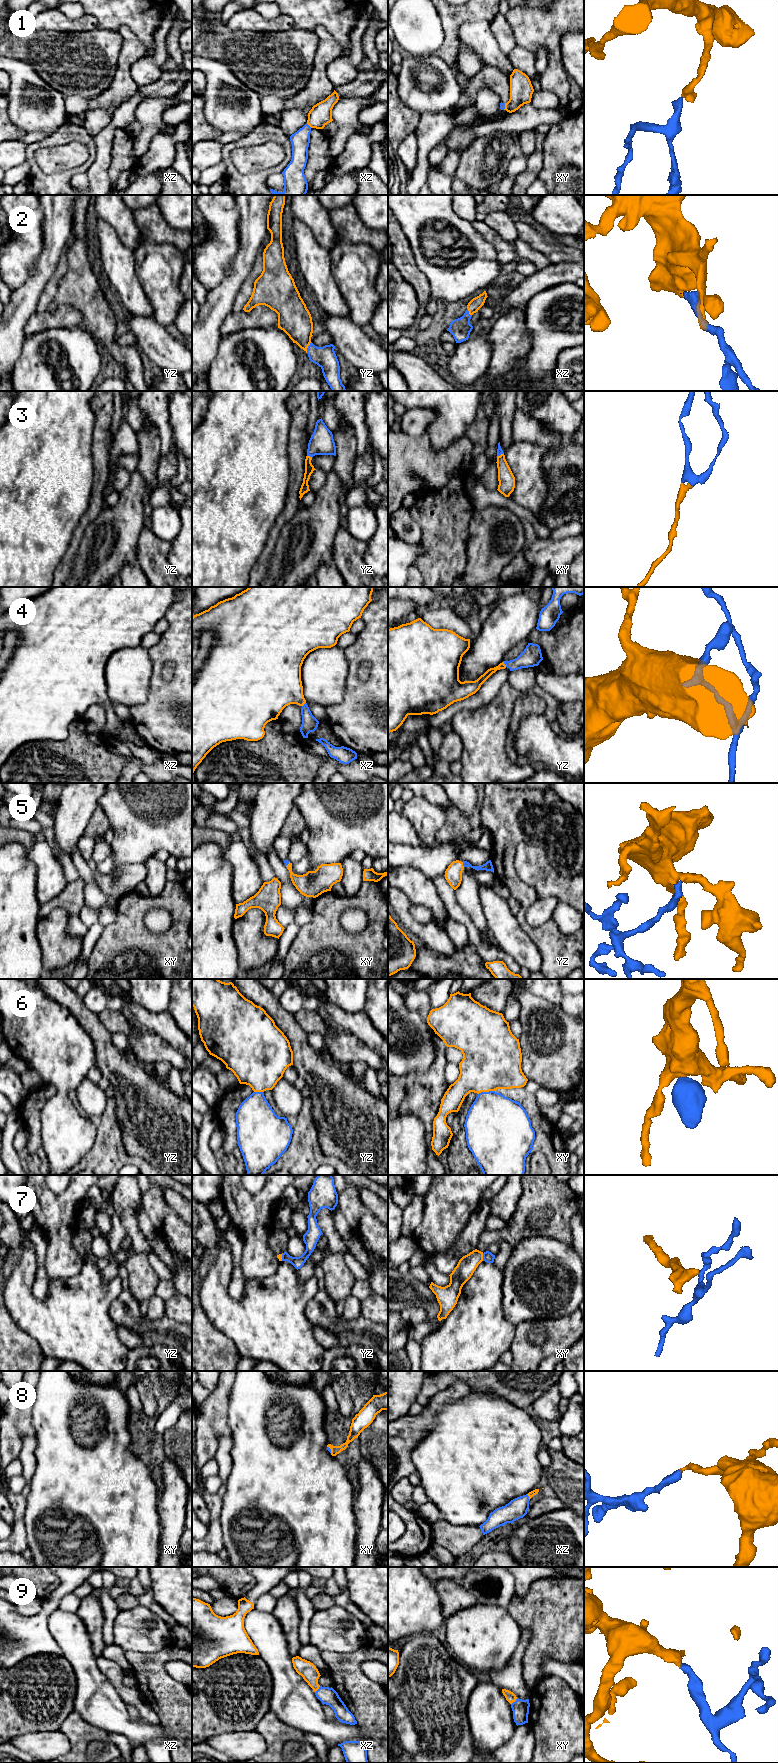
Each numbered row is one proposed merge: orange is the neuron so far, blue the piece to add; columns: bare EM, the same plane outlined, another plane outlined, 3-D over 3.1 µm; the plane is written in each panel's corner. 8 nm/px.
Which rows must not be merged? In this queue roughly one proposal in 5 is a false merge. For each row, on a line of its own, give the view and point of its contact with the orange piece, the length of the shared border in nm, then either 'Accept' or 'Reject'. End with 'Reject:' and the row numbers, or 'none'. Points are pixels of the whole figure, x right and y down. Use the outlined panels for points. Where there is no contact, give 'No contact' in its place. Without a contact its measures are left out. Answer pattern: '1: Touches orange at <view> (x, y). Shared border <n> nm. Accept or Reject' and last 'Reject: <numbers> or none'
1: Touches orange at xz (309, 125). Shared border 50 nm. Accept
2: Touches orange at yz (307, 347). Shared border 100 nm. Accept
3: Touches orange at yz (309, 456). Shared border 40 nm. Accept
4: Touches orange at yz (504, 664). Shared border 50 nm. Accept
5: Touches orange at yz (462, 864). Shared border 40 nm. Accept
6: Touches orange at xy (486, 1091). Shared border 140 nm. Accept
7: Touches orange at xy (482, 1257). Shared border 60 nm. Reject
8: Touches orange at xz (529, 1497). Shared border 50 nm. Accept
9: Touches orange at xy (514, 1701). Shared border 80 nm. Accept
Reject: 7

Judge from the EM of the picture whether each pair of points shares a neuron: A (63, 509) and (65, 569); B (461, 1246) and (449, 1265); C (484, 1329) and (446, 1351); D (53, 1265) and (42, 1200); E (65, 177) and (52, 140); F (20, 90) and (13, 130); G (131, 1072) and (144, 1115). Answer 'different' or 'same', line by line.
A: different
B: same
C: same
D: same
E: same
F: different
G: same

